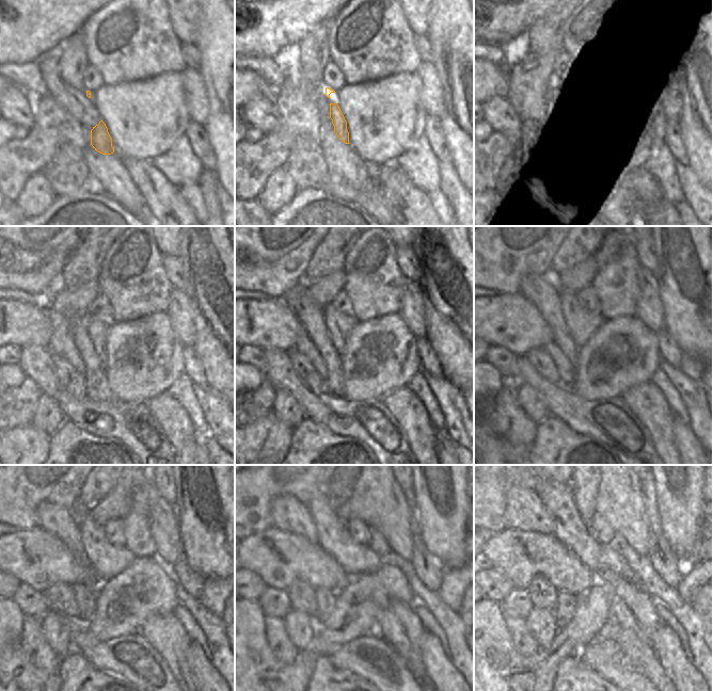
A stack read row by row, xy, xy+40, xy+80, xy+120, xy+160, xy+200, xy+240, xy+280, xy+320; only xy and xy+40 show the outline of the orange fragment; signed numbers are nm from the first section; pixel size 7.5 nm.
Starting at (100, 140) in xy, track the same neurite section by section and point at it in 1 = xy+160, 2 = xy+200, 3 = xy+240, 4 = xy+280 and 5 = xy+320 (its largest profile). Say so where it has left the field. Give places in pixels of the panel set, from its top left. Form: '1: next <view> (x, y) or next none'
1: next xy+160 (338, 325)
2: next xy+200 (582, 323)
3: next xy+240 (107, 561)
4: next xy+280 (332, 531)
5: next xy+320 (557, 498)

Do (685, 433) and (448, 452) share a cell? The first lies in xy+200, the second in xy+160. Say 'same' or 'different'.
same

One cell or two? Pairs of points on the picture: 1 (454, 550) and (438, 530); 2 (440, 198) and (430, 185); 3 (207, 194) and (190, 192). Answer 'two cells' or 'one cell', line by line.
1: one cell
2: two cells
3: two cells

